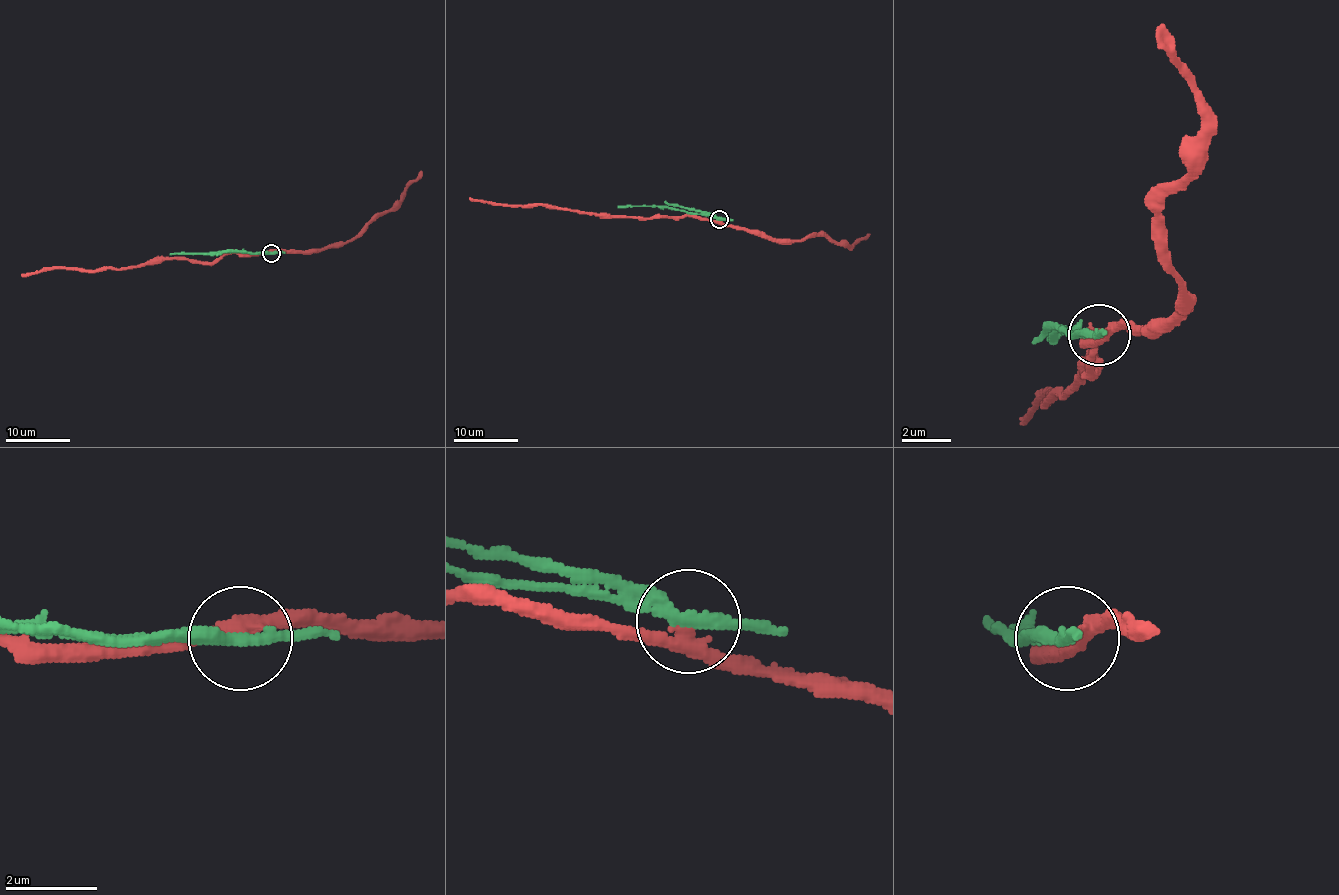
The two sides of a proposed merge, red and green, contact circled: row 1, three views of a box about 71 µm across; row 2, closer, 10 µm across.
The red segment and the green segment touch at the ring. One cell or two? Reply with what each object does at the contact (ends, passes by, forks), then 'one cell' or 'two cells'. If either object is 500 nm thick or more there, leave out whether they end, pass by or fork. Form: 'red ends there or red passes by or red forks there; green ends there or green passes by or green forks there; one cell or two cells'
red passes by; green passes by; two cells

